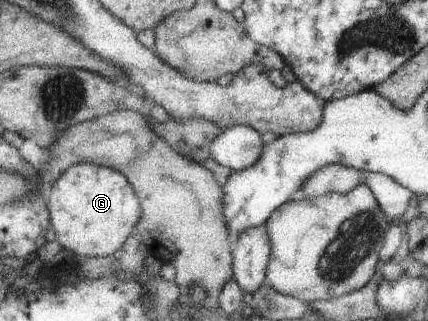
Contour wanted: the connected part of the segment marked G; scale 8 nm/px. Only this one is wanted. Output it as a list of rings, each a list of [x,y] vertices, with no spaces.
[[[76,163],[53,183],[49,189],[48,210],[50,222],[56,233],[56,240],[63,250],[79,256],[113,256],[123,248],[125,240],[132,233],[137,233],[139,222],[143,220],[142,203],[139,202],[138,191],[130,179],[118,170],[94,163]]]

